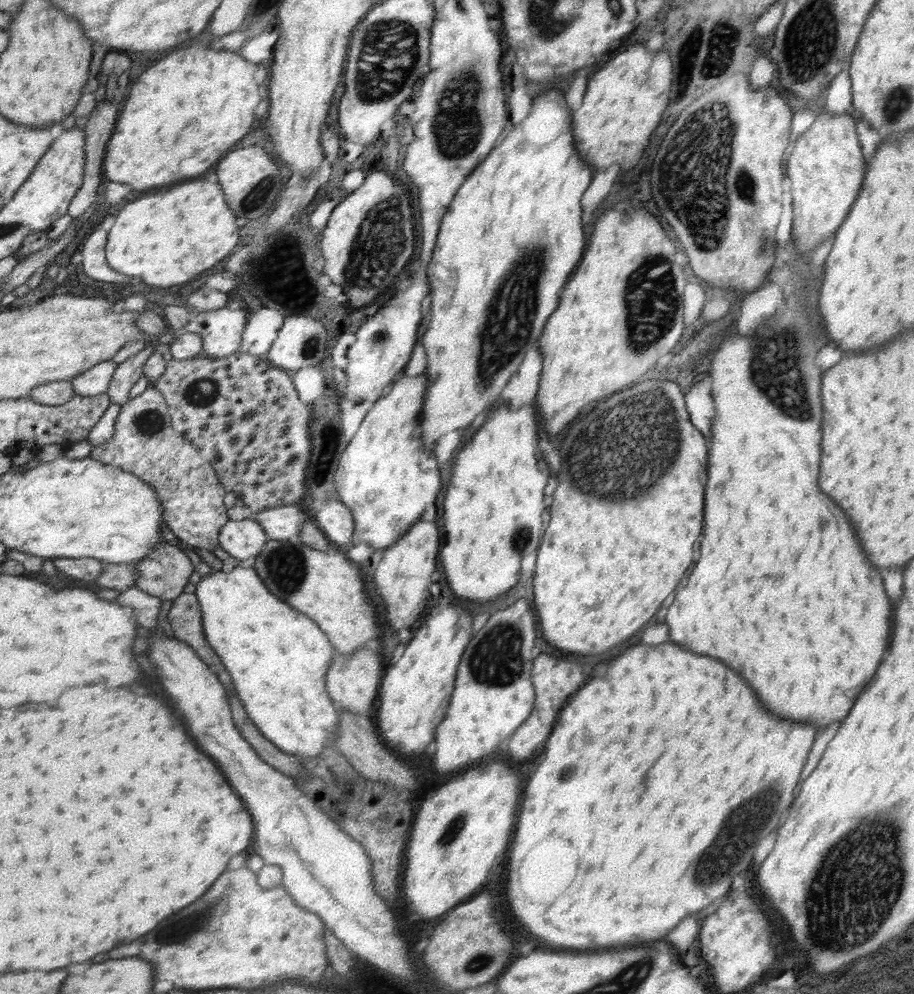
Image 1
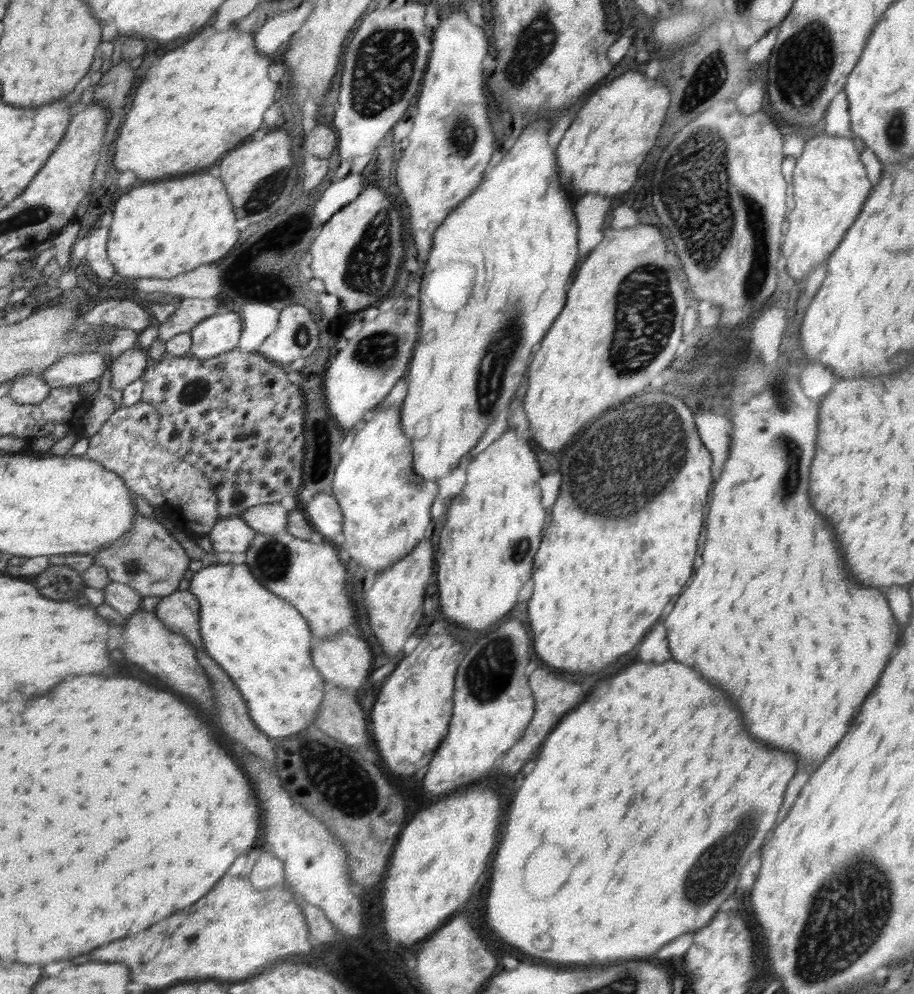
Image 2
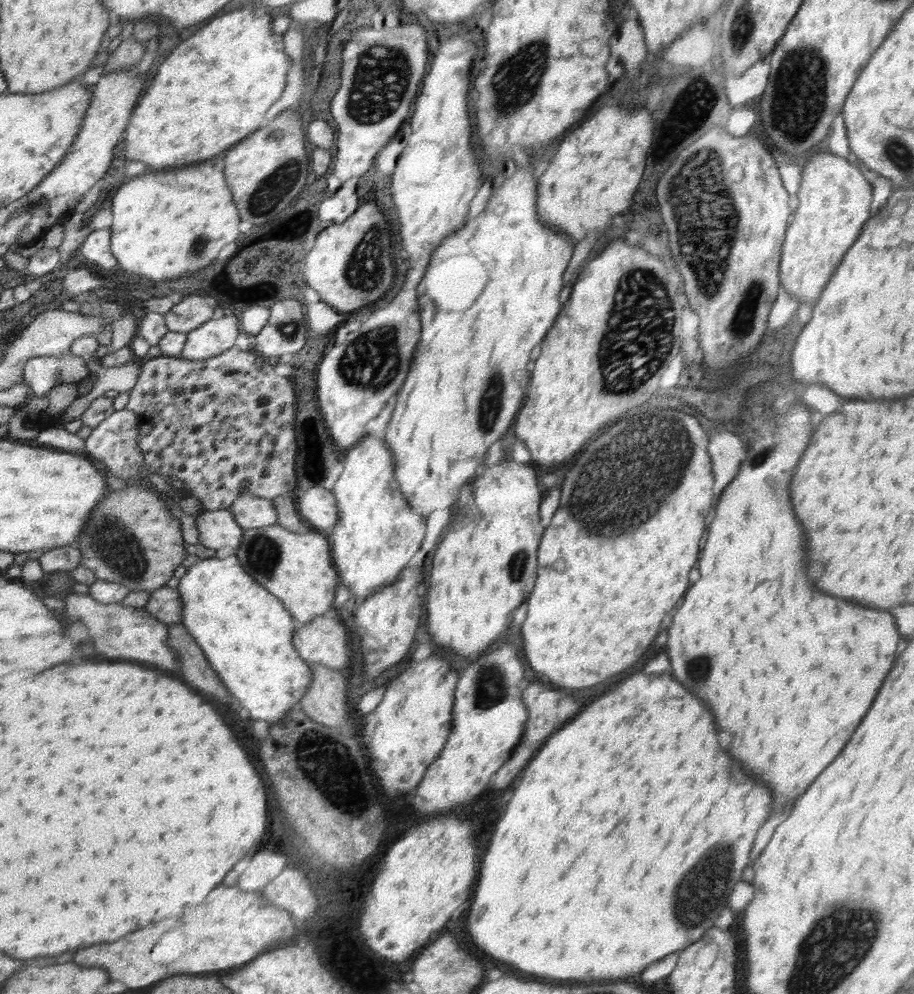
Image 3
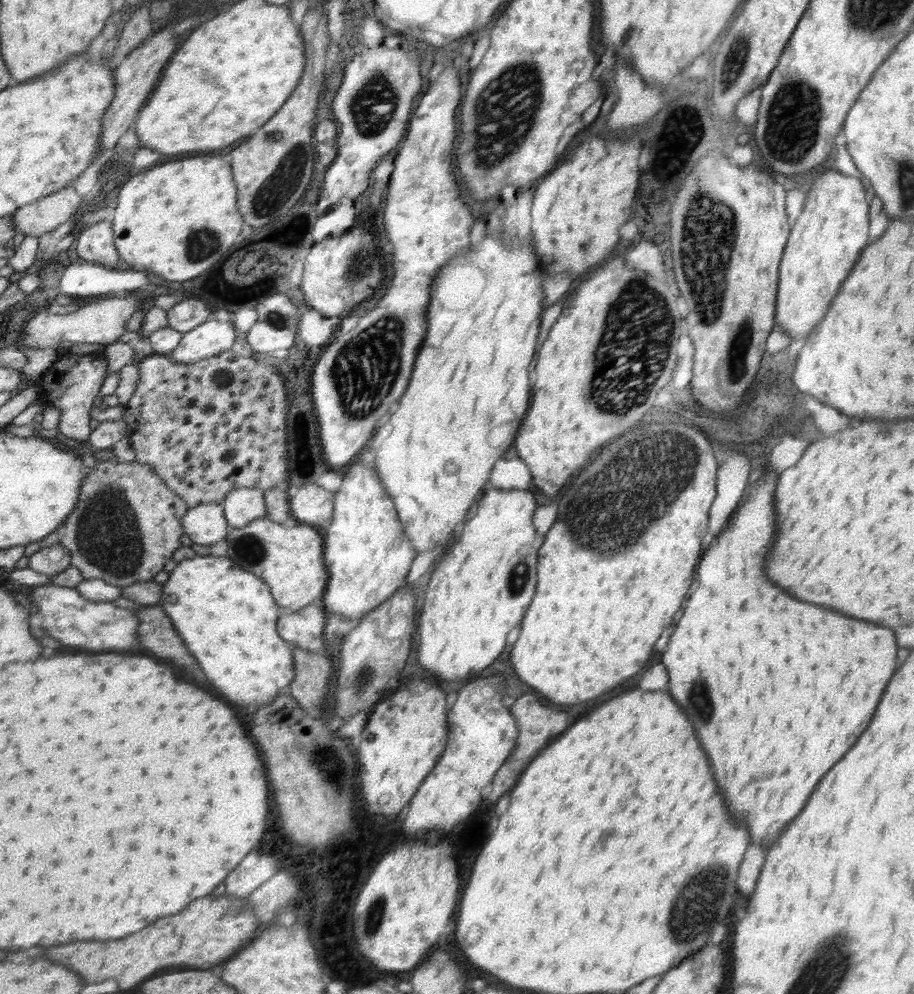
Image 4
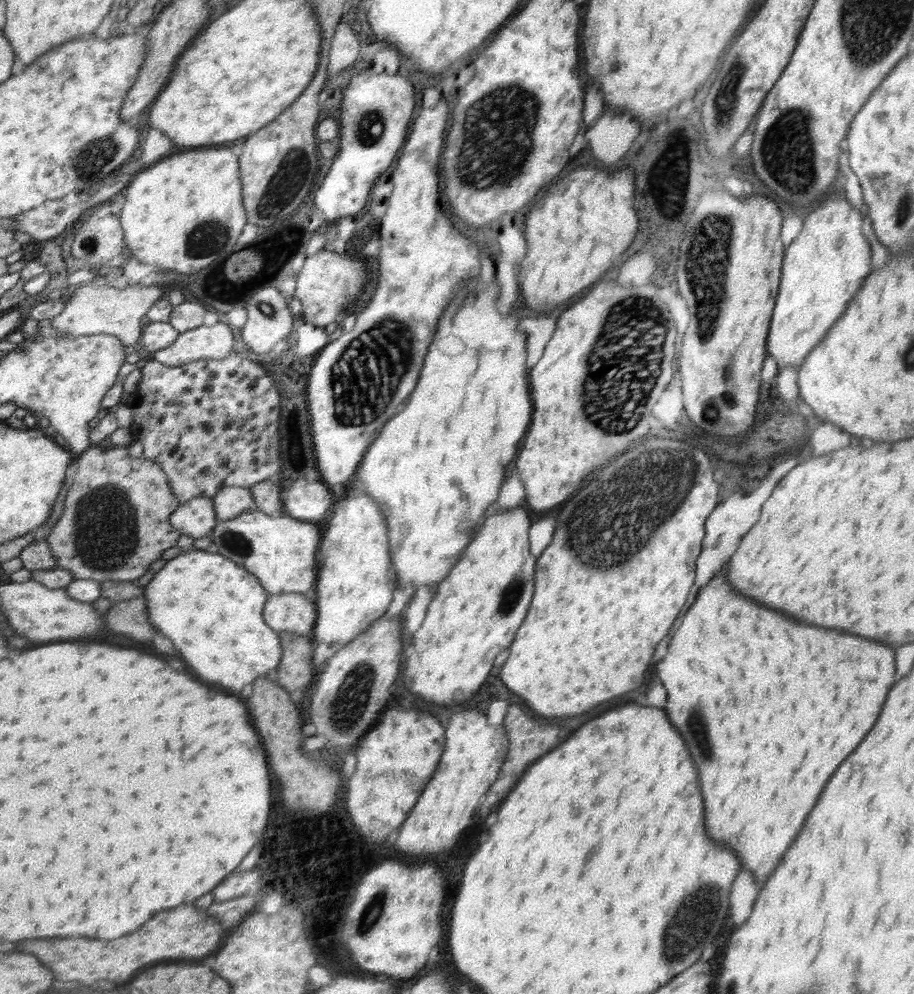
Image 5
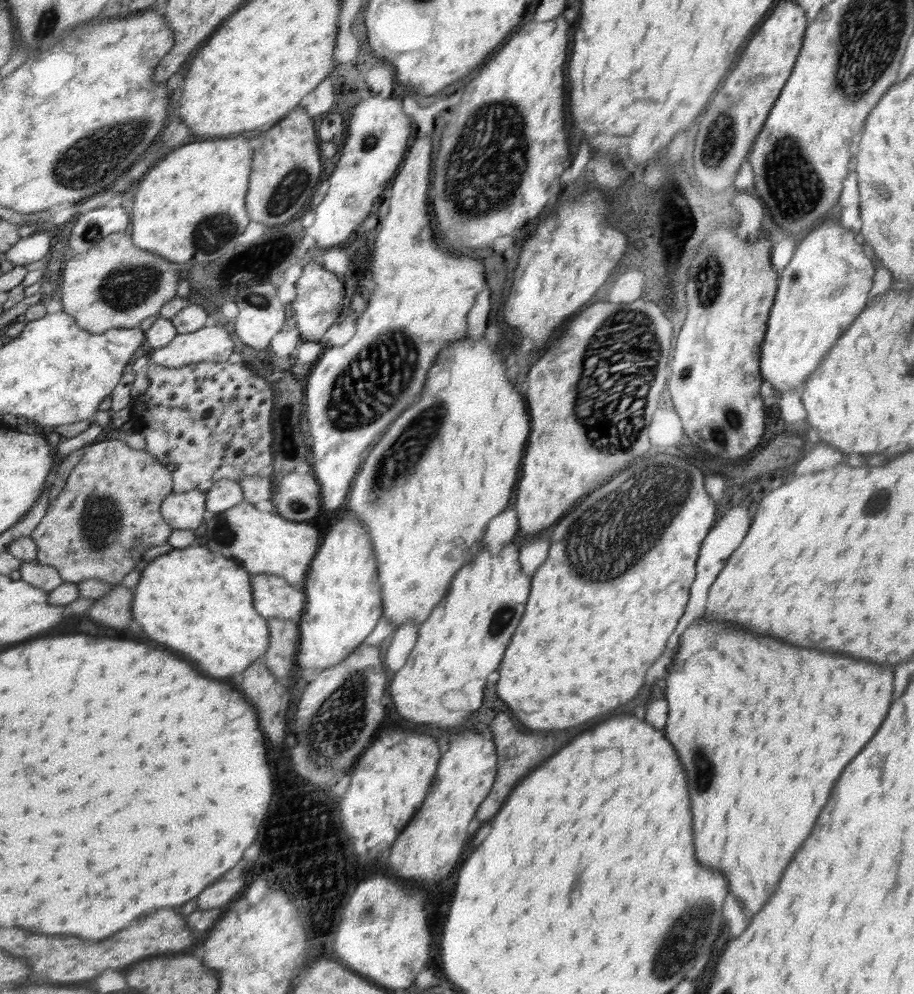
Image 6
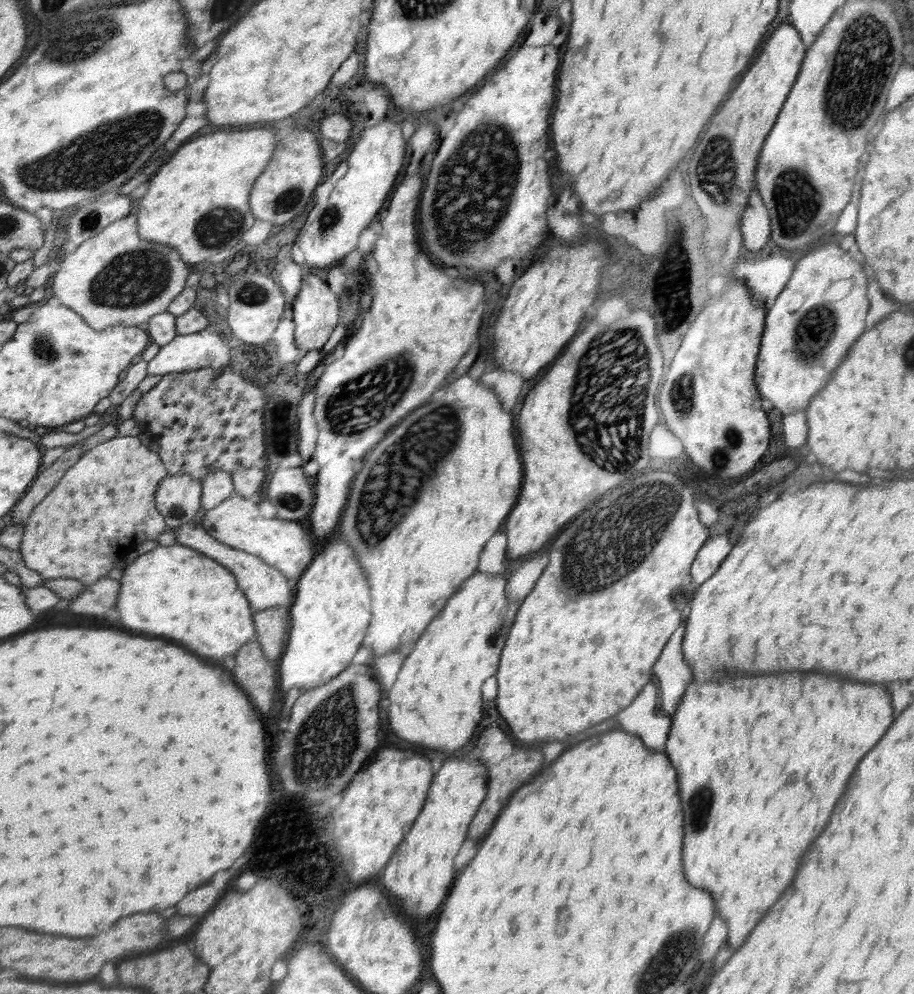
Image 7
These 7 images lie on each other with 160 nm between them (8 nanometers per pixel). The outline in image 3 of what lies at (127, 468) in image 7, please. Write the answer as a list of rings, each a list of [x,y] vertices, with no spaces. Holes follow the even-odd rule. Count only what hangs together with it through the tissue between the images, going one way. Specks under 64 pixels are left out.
[[[142,485],[127,486],[124,490],[111,491],[97,508],[94,508],[88,526],[76,540],[77,549],[82,552],[80,566],[94,572],[96,578],[118,583],[132,591],[150,591],[164,588],[174,568],[184,560],[186,550],[182,542],[180,522],[170,516],[166,504],[158,498],[158,492]]]

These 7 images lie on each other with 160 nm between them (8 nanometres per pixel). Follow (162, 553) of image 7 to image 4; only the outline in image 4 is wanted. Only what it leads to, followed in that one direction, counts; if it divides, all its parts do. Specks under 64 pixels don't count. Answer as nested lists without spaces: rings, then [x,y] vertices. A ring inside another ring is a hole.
[[[199,556],[190,558],[190,560],[182,560],[175,568],[169,572],[168,580],[162,585],[161,599],[159,605],[163,608],[165,613],[169,615],[172,622],[177,628],[180,637],[184,639],[186,645],[190,651],[196,657],[196,661],[200,664],[202,672],[206,674],[206,678],[224,694],[228,696],[232,702],[238,702],[242,704],[244,709],[252,703],[256,703],[258,707],[265,705],[266,703],[273,703],[273,700],[280,694],[287,693],[286,688],[294,680],[295,668],[293,659],[293,645],[280,638],[277,633],[276,623],[278,617],[284,611],[284,609],[277,605],[273,599],[270,587],[260,578],[255,575],[253,571],[242,570],[242,567],[238,566],[236,562],[226,556]]]

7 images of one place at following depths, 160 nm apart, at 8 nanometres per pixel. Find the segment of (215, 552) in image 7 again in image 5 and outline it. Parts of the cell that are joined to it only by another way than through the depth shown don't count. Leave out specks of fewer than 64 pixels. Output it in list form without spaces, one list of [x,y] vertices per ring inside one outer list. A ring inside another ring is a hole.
[[[298,593],[270,594],[263,619],[275,633],[310,635],[314,630],[317,608],[312,595]]]

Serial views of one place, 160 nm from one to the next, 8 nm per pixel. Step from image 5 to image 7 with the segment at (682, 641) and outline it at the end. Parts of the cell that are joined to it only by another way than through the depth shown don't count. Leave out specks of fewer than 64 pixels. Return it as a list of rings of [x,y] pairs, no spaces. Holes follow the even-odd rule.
[[[796,672],[796,674],[778,674],[778,676],[766,676],[766,678],[764,676],[760,676],[760,678],[750,678],[750,676],[740,678],[740,676],[736,676],[736,678],[726,680],[722,684],[720,682],[718,684],[716,682],[698,684],[693,679],[688,683],[672,720],[665,749],[672,767],[678,773],[679,795],[682,798],[681,805],[682,810],[684,810],[682,862],[684,862],[686,880],[694,888],[710,890],[712,896],[714,896],[716,916],[728,918],[726,924],[728,924],[728,944],[730,944],[731,950],[735,952],[743,945],[747,935],[752,932],[758,921],[766,914],[768,908],[790,886],[804,852],[810,848],[814,838],[818,838],[818,834],[824,830],[826,822],[832,816],[832,810],[834,810],[838,798],[844,794],[846,784],[850,780],[850,774],[856,770],[856,766],[864,758],[864,754],[868,754],[878,744],[894,719],[890,694],[882,686],[846,682],[844,678],[836,678],[836,676]]]

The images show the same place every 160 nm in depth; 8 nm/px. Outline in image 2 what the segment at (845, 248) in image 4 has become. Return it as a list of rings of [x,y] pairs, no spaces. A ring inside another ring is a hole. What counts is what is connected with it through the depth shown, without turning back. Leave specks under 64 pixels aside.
[[[825,132],[818,133],[805,143],[803,152],[797,157],[798,162],[792,175],[792,188],[795,206],[786,216],[788,219],[788,232],[785,234],[784,243],[780,251],[786,258],[785,270],[796,281],[797,288],[803,284],[804,276],[808,276],[817,264],[825,262],[838,248],[847,230],[854,224],[862,210],[870,191],[872,183],[866,175],[866,169],[860,161],[860,146],[853,138],[847,136],[830,136]]]

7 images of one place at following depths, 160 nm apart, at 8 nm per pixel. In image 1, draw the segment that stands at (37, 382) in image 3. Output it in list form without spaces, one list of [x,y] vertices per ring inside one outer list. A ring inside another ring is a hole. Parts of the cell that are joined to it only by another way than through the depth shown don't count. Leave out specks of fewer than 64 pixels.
[[[110,359],[86,369],[85,373],[79,374],[77,377],[71,378],[69,381],[72,383],[74,392],[87,397],[107,393],[117,365],[117,362]]]

